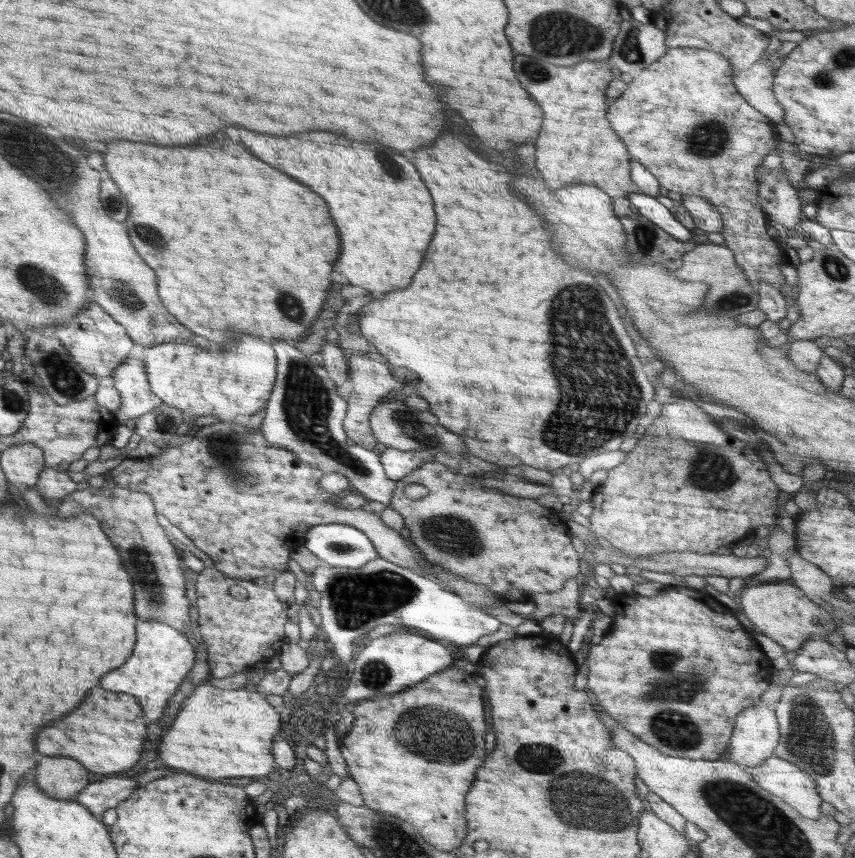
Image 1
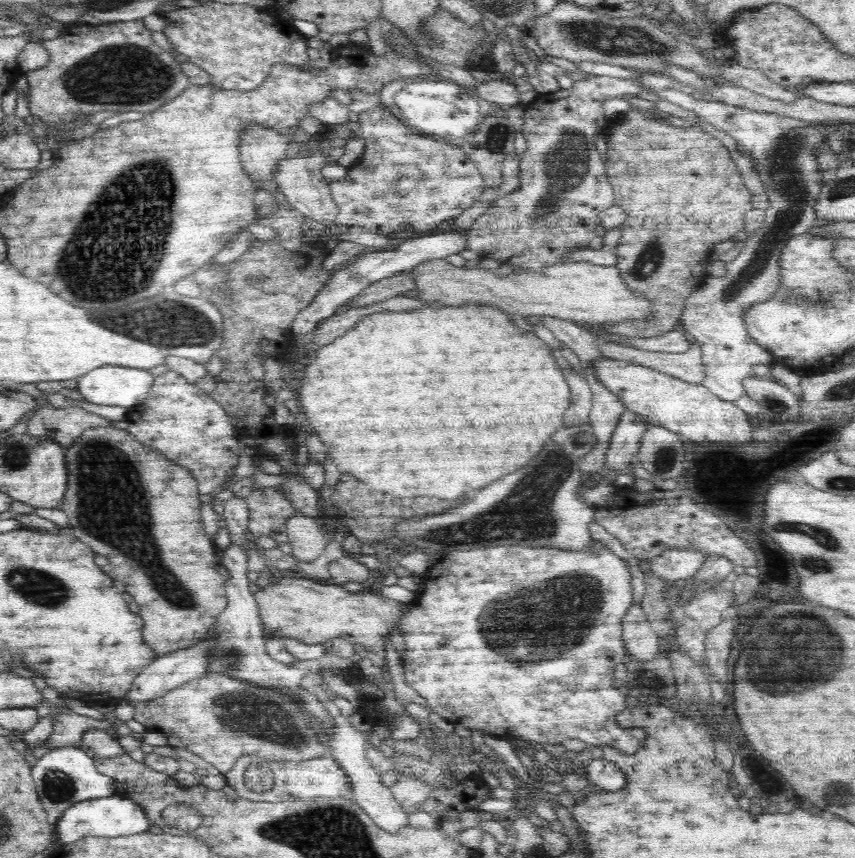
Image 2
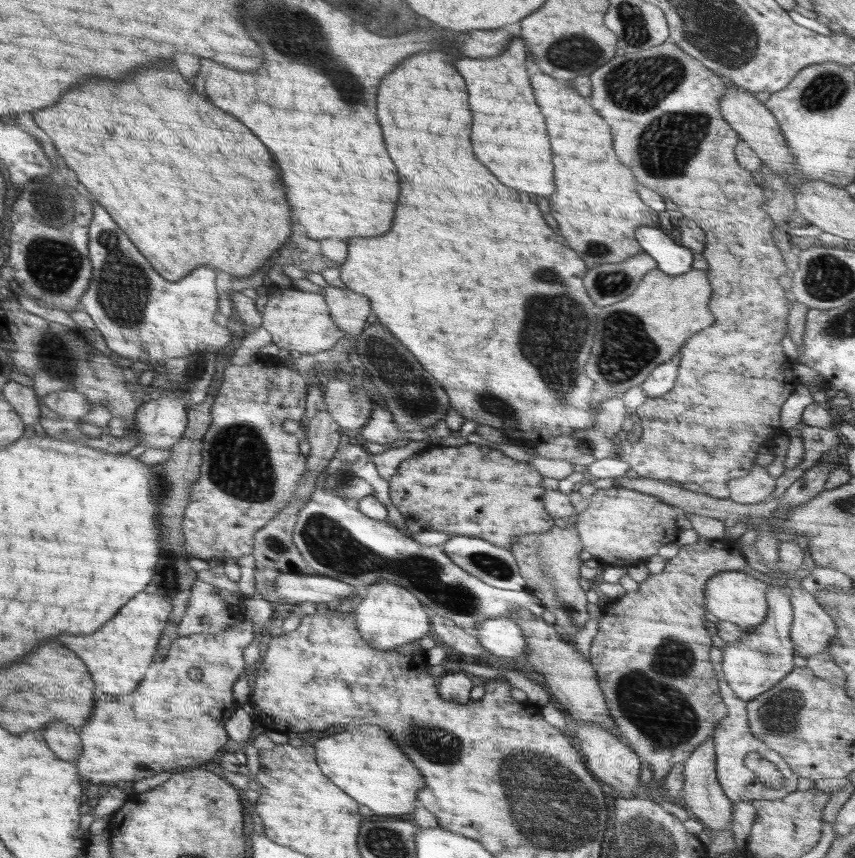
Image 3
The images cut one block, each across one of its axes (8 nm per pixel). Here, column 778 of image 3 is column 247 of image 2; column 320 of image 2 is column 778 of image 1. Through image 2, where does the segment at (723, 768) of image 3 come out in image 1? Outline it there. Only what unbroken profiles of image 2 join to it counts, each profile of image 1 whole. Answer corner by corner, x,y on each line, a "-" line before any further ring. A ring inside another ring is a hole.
773,755
762,765
746,770
764,790
786,802
800,815
812,820
821,815
822,800
812,776
794,764

